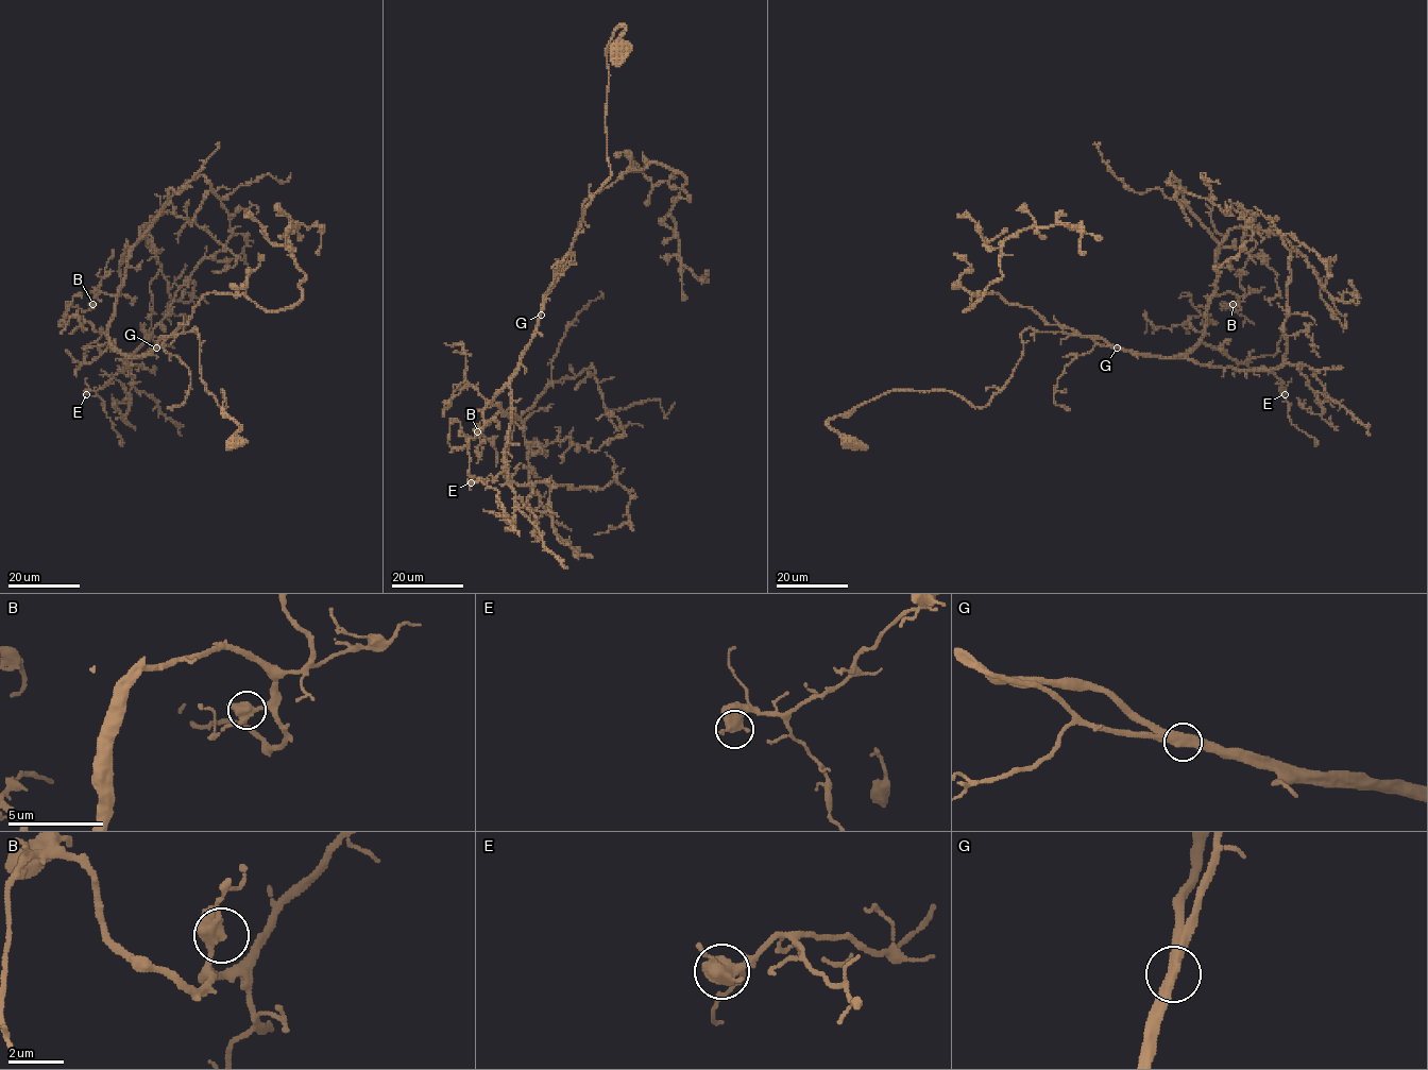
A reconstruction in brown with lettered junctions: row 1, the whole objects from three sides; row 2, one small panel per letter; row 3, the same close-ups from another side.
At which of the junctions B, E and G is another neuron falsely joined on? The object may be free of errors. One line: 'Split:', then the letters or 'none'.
Split: none

